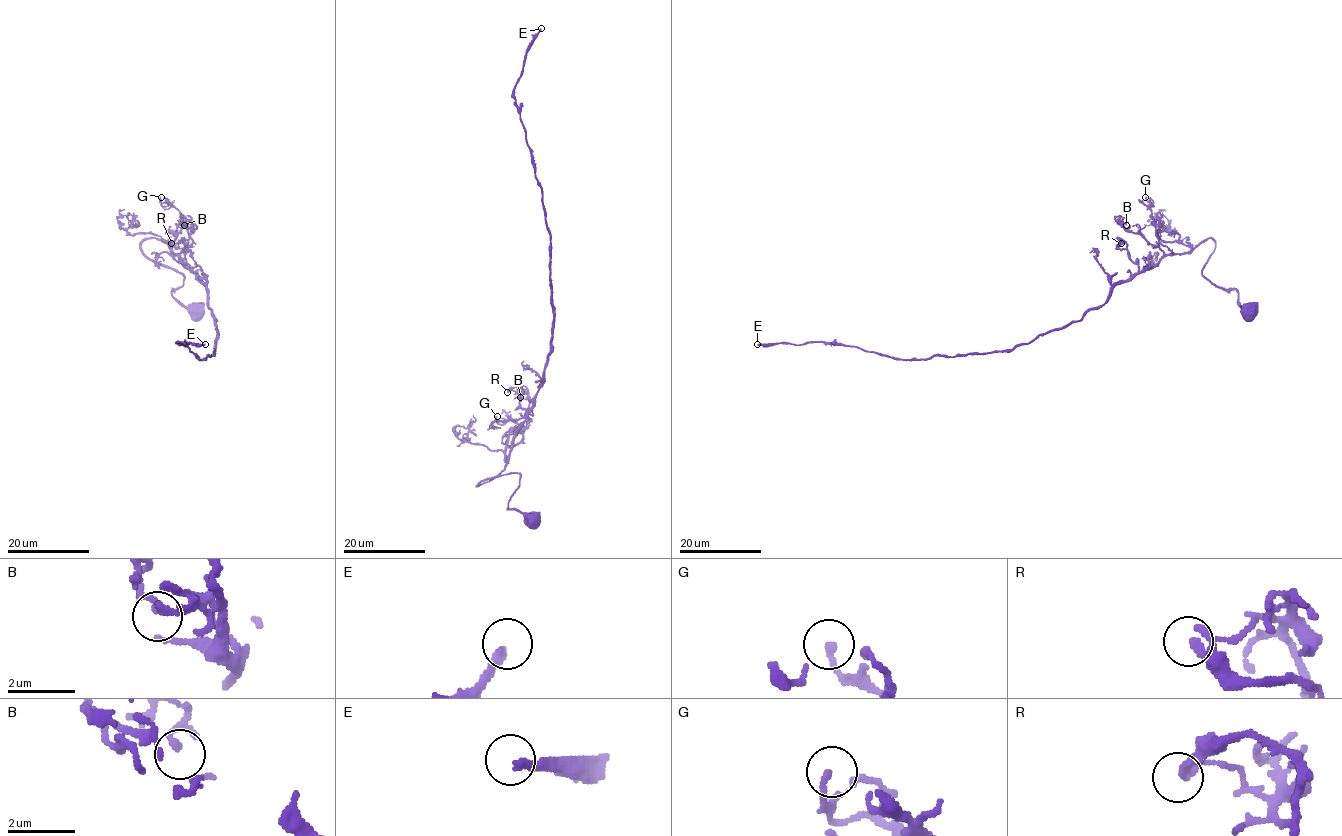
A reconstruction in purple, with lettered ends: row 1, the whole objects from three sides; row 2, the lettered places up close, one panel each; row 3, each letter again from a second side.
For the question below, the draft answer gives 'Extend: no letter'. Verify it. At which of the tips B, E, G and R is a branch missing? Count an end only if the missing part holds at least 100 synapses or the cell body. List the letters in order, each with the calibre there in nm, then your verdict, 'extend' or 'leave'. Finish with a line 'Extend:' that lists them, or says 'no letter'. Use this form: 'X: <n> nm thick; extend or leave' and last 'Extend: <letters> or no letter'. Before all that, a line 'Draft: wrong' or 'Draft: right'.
Draft: wrong
B: 180 nm thick; leave
E: 240 nm thick; extend
G: 190 nm thick; leave
R: 200 nm thick; leave
Extend: E

